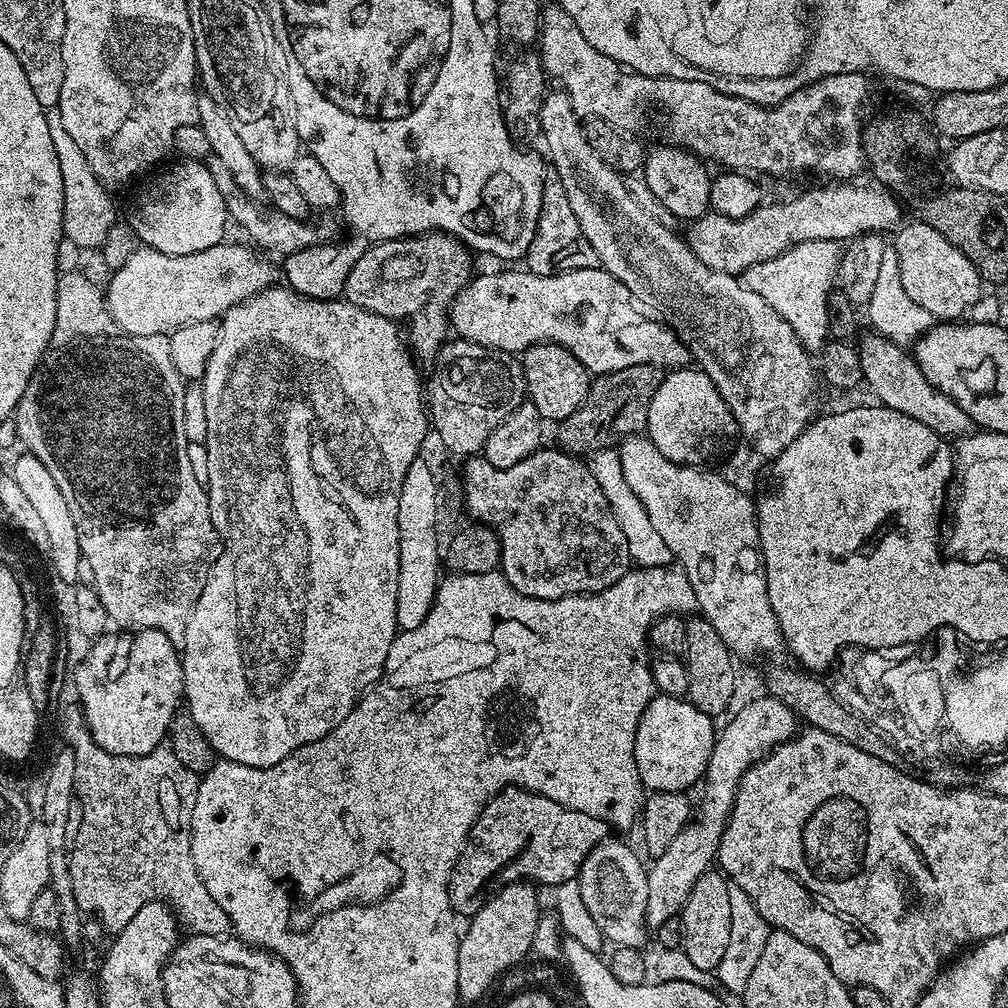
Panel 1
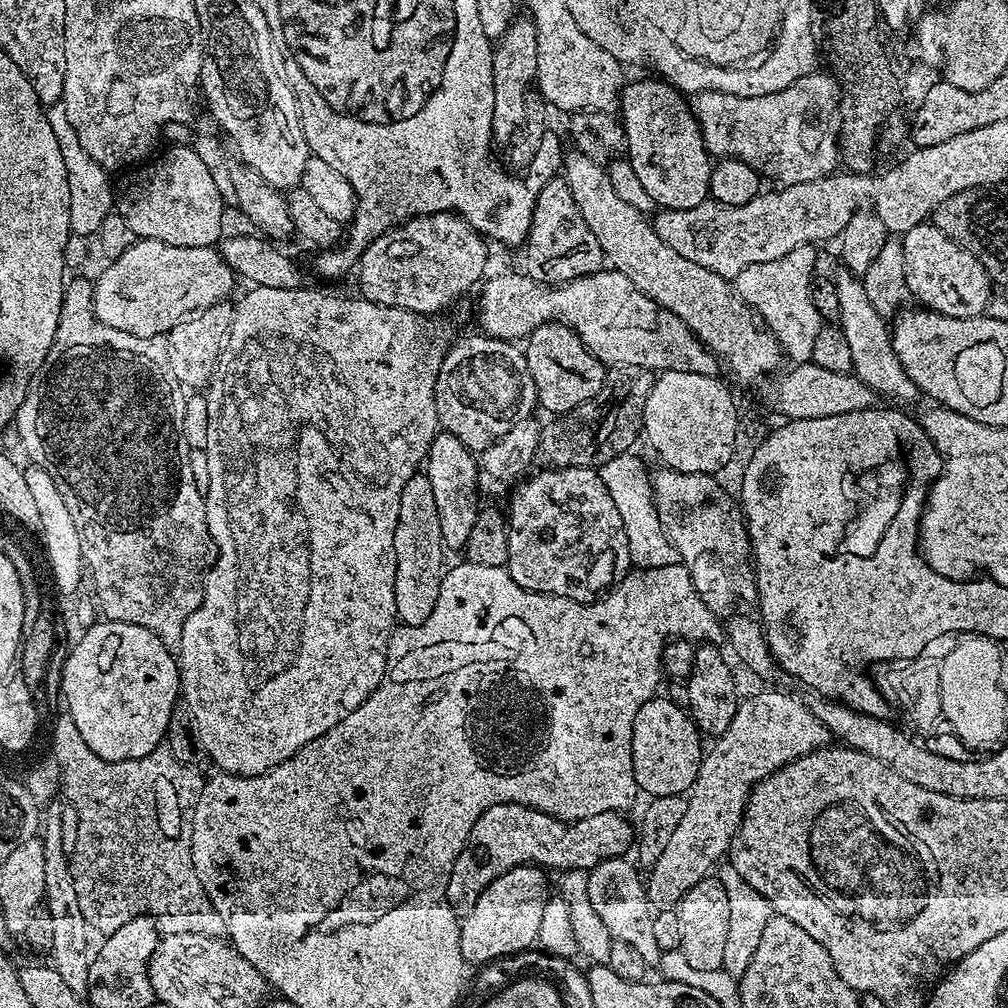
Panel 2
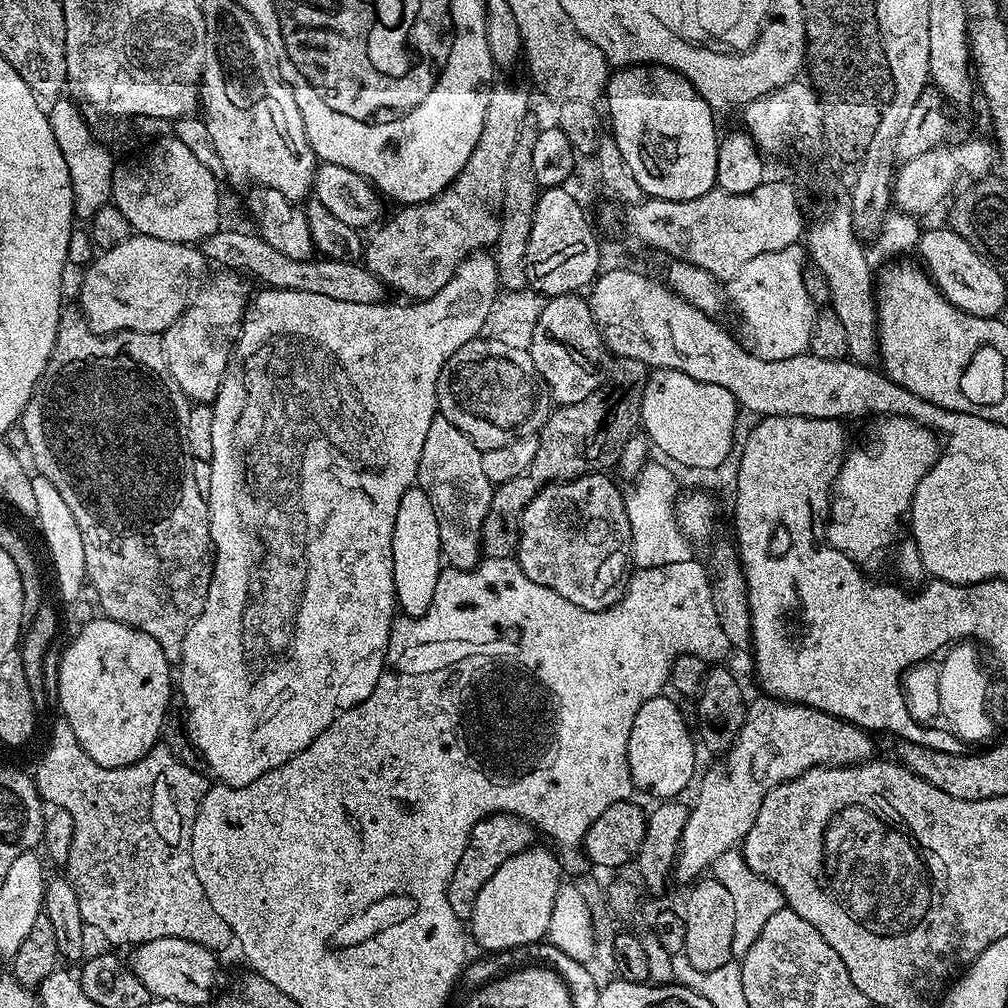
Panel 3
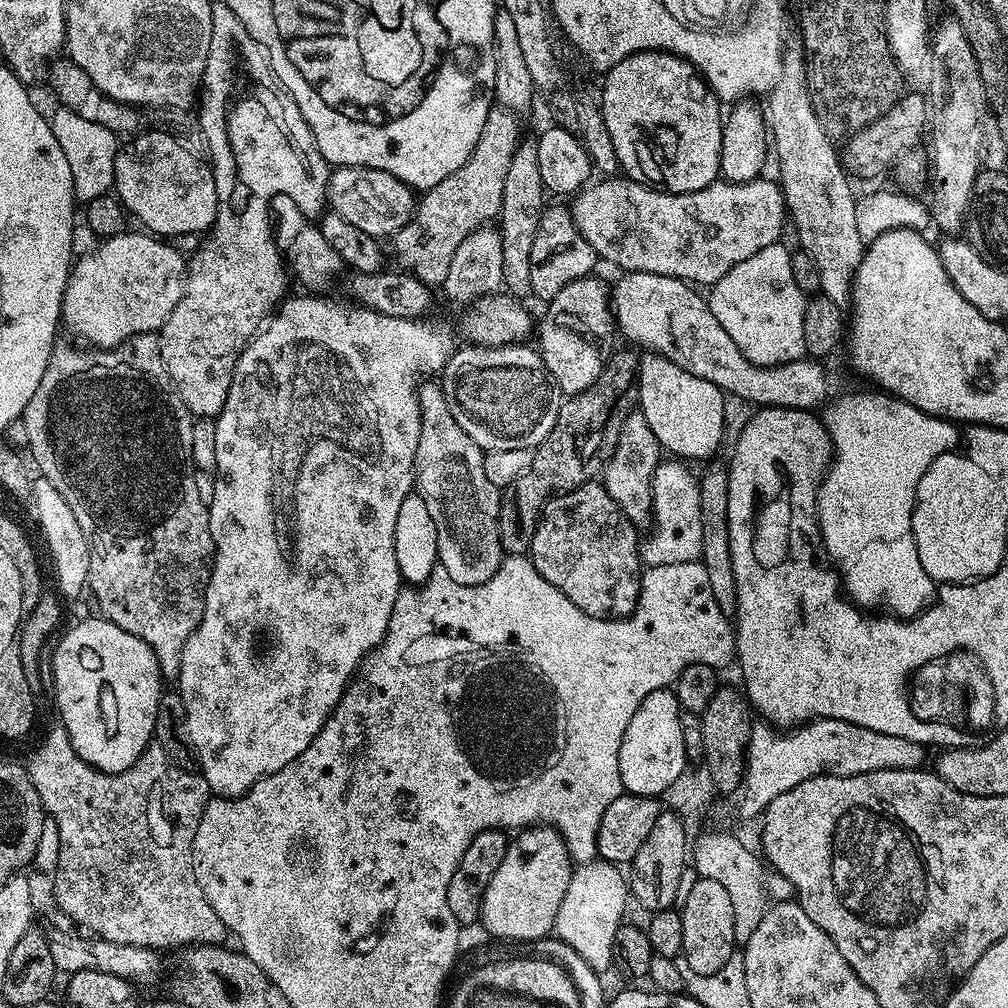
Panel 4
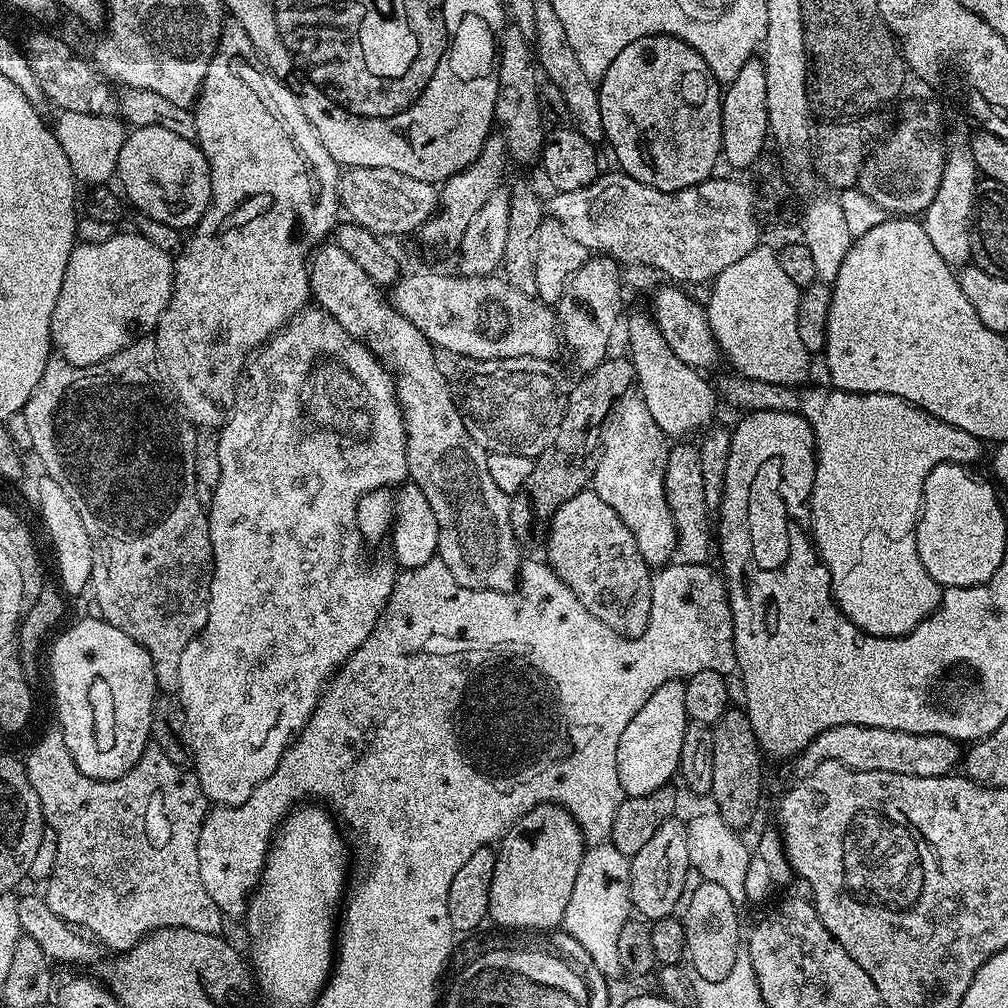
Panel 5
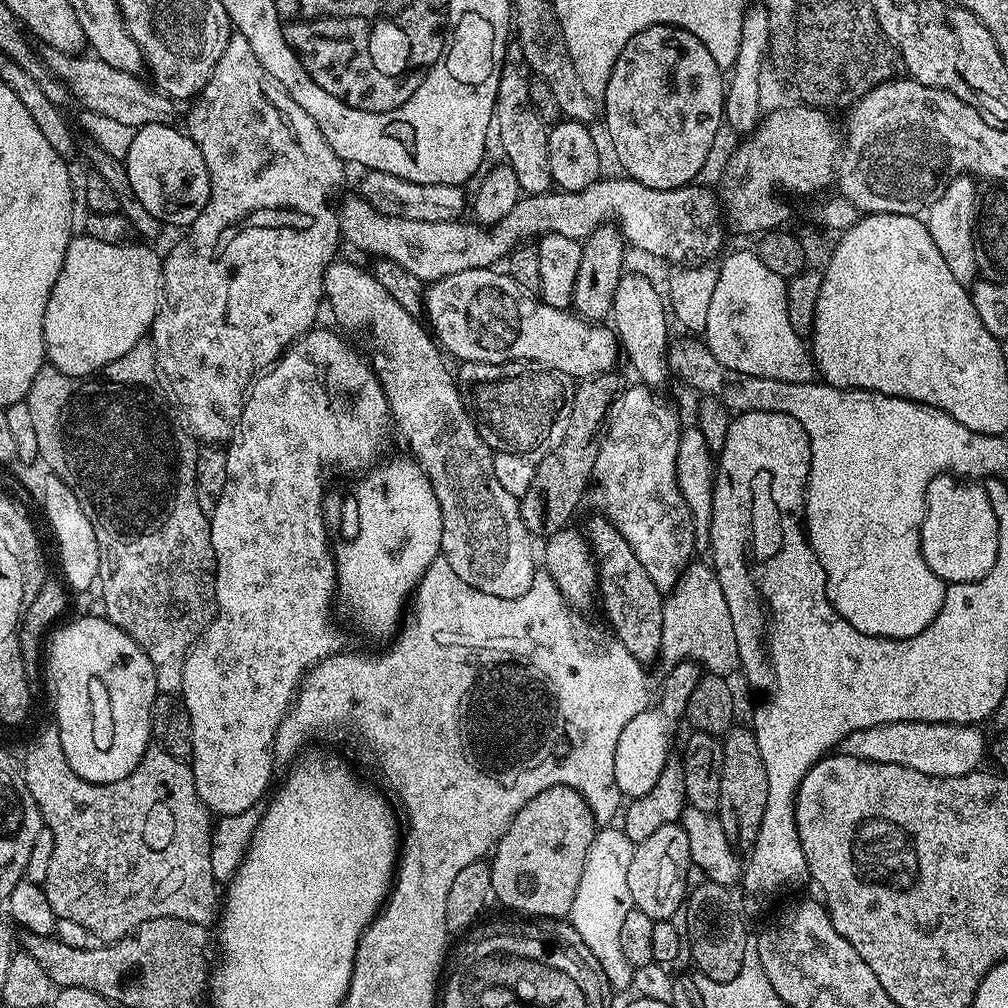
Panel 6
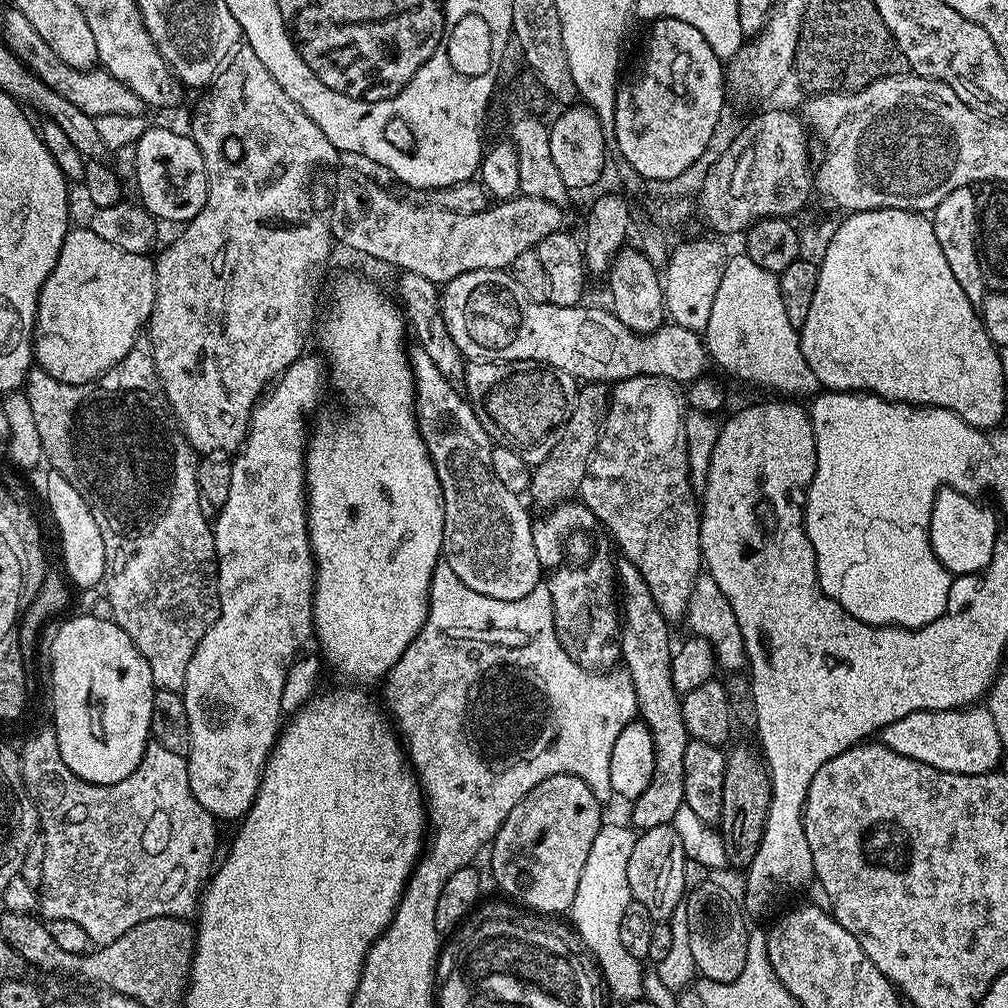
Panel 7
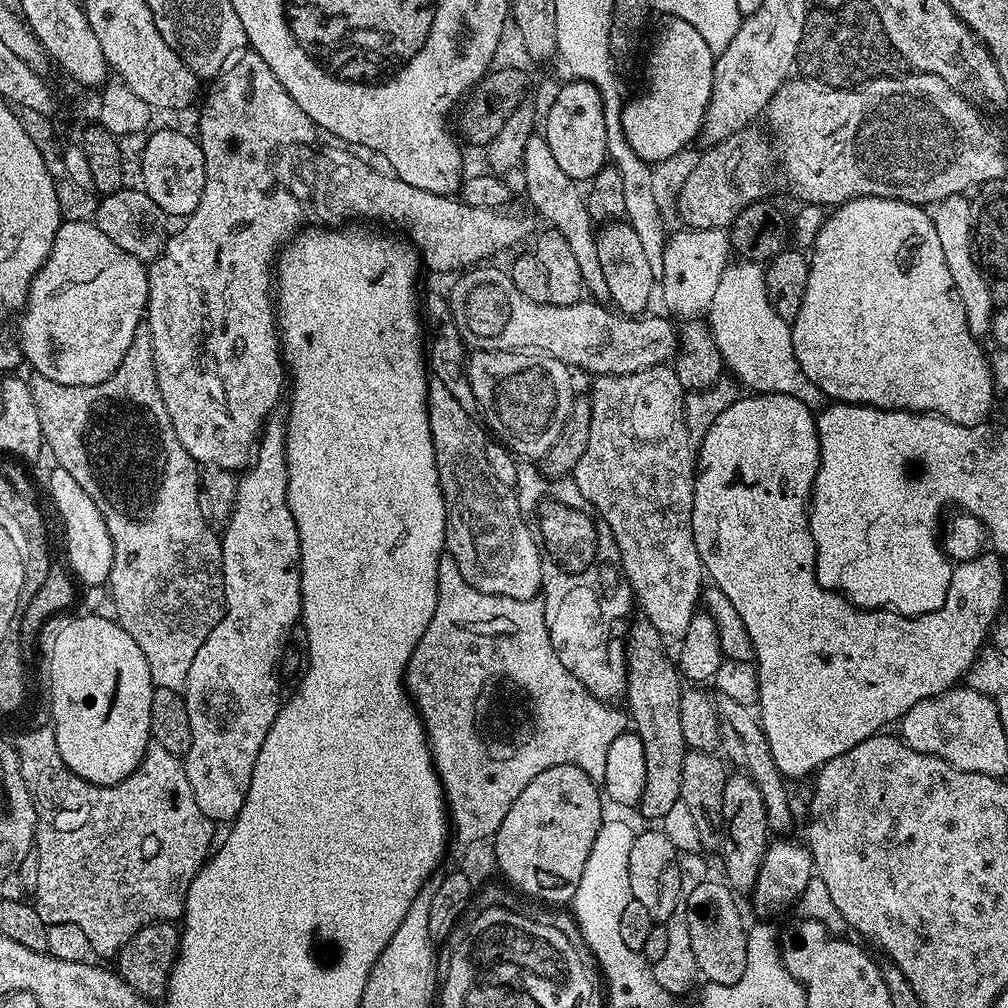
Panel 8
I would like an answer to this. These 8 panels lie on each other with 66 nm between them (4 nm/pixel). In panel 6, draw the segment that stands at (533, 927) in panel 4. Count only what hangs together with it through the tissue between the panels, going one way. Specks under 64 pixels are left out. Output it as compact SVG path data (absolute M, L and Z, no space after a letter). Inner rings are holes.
M565 784L550 786L510 822L490 856L492 892L508 908L528 916L564 916L572 910L578 882L586 866L586 853L594 842L598 825L586 798Z

